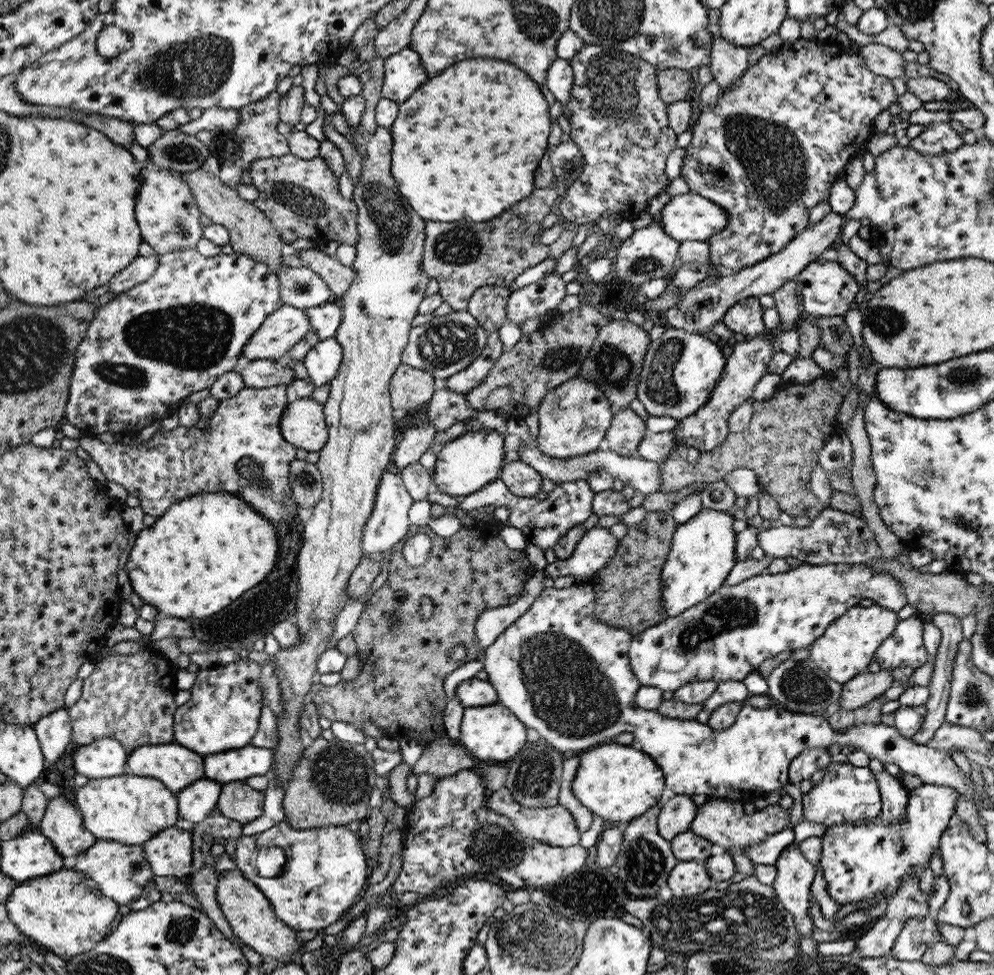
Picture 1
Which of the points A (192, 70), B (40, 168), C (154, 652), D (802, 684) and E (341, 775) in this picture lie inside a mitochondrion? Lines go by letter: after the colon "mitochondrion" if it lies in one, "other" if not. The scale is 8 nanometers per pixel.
A: mitochondrion
B: other
C: other
D: mitochondrion
E: mitochondrion

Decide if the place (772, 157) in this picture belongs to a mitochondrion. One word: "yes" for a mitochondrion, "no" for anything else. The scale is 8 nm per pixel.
yes

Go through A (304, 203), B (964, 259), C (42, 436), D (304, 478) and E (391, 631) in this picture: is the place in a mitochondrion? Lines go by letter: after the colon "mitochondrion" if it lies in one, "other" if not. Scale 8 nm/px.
A: mitochondrion
B: other
C: other
D: mitochondrion
E: mitochondrion

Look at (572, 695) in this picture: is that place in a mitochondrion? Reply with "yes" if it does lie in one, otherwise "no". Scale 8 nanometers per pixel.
yes

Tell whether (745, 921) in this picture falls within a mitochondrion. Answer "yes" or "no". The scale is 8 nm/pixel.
yes

